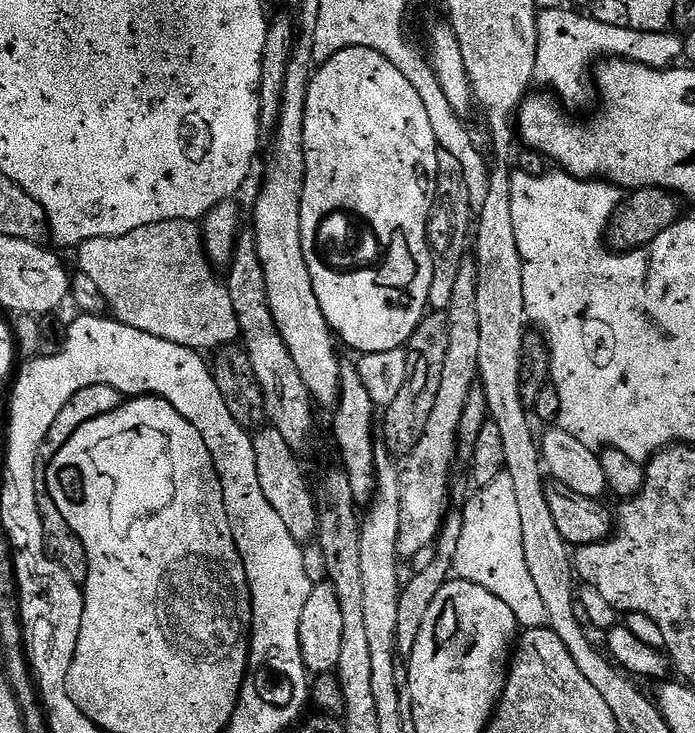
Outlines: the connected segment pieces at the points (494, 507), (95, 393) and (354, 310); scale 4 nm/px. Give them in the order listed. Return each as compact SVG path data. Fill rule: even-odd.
M508 475L494 478L490 486L476 488L469 498L468 505L462 508L464 521L462 522L462 538L458 538L458 554L454 558L452 567L455 575L462 580L469 580L502 598L506 606L514 614L517 625L521 629L543 628L547 625L548 615L546 605L542 602L542 594L534 587L534 578L530 578L530 570L526 566L526 554L522 550L522 522L518 522L518 498L514 498L514 482L510 482Z
M95 384L78 390L78 394L74 394L74 398L70 398L70 402L66 402L66 406L62 406L58 418L54 418L54 426L50 426L42 446L36 451L36 501L40 511L40 521L44 527L44 542L52 559L62 565L73 582L81 586L84 585L88 577L88 555L82 542L74 534L74 530L70 530L70 522L66 522L66 518L62 518L62 510L58 510L54 498L50 498L48 467L54 454L58 454L58 450L62 450L62 446L66 446L66 442L70 442L70 438L79 428L102 414L110 414L110 410L118 410L121 402L122 393L119 388L114 386Z
M347 48L334 54L313 71L305 106L305 180L301 191L302 254L306 254L306 266L314 282L314 294L318 294L318 306L322 306L326 322L332 327L339 343L349 344L356 354L378 354L404 348L418 322L422 322L429 311L430 278L434 278L434 248L429 244L429 216L436 196L439 150L430 118L426 114L426 106L422 103L422 98L418 98L418 90L414 90L414 86L410 86L410 78L406 78L406 74L402 74L394 62L382 58L382 54L369 48Z

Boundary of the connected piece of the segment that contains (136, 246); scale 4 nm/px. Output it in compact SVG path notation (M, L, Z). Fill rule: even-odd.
M167 220L150 226L138 226L130 234L90 238L78 249L79 267L88 274L108 303L111 315L134 330L154 334L154 338L186 346L190 350L215 350L240 340L240 327L230 302L227 283L216 280L214 265L204 251L204 238L199 223L191 220Z

